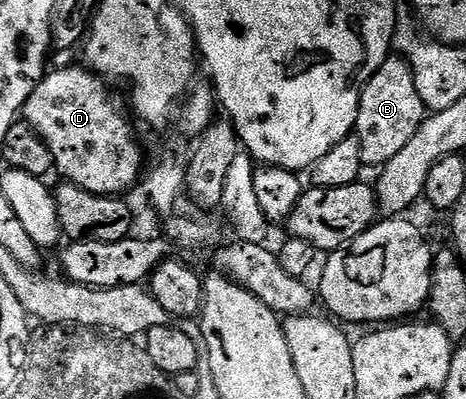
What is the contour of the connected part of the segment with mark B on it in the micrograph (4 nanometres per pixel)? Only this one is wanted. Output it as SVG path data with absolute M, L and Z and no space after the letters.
M390 58L370 78L358 106L354 135L358 138L364 164L386 165L418 133L426 117L418 86L414 84L410 66L402 58Z

